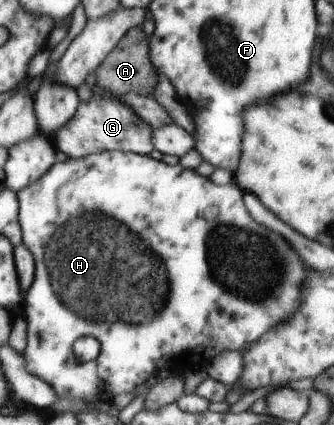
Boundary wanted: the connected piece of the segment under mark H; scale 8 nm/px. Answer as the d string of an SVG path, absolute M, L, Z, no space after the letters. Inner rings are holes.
M119 151L100 152L80 159L67 158L63 163L56 163L40 181L30 187L25 187L17 195L20 207L19 221L21 221L23 231L23 244L36 258L35 282L26 294L23 305L28 324L26 355L29 369L27 371L31 371L39 379L47 381L55 389L55 393L61 395L61 398L87 397L87 399L91 399L91 397L95 397L102 404L110 402L117 395L133 392L136 387L143 385L151 375L157 375L163 369L182 375L185 369L197 370L205 367L213 357L219 356L221 352L243 353L247 349L251 349L253 345L259 344L269 333L273 333L273 329L287 325L293 319L293 313L297 313L301 309L301 301L305 301L304 289L309 281L309 268L306 266L304 258L299 253L295 253L293 247L289 247L289 243L281 235L269 231L267 227L259 225L259 222L251 217L248 207L245 207L245 203L243 203L243 193L245 192L235 182L229 183L229 185L217 185L194 169L183 169L179 164L166 165L163 161L149 157L148 154L139 155L139 153ZM88 336L95 337L101 343L101 353L95 361L78 361L73 353L73 345L75 345L75 341Z

